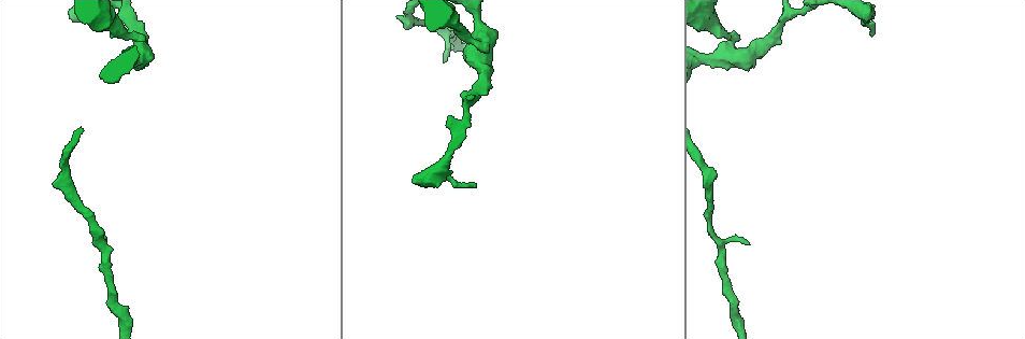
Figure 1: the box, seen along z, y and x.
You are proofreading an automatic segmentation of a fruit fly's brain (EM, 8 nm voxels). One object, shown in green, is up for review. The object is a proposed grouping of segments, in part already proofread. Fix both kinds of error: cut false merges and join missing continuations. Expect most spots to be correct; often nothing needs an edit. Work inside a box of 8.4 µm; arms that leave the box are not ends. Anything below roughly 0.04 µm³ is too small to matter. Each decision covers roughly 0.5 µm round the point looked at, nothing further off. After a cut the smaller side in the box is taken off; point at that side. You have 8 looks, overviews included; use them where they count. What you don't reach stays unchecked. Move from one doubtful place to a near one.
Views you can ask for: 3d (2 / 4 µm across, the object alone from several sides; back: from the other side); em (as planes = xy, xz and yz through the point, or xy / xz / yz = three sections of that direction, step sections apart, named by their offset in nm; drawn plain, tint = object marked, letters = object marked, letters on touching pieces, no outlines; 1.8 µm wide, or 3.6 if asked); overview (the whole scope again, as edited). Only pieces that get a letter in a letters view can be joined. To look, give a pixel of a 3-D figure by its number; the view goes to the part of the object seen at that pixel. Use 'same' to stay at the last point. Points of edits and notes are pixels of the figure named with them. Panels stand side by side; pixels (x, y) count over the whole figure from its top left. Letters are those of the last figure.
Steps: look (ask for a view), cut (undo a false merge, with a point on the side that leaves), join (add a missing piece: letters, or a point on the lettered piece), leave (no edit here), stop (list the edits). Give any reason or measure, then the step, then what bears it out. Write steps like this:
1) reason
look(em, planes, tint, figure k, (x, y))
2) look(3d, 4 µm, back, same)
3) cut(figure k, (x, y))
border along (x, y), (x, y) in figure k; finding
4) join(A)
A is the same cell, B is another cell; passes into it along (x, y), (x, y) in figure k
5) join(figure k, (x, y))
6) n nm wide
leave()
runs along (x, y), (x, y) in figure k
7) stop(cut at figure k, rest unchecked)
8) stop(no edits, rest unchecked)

branch point
look(3d, 4 µm, figure 1, (486, 42))

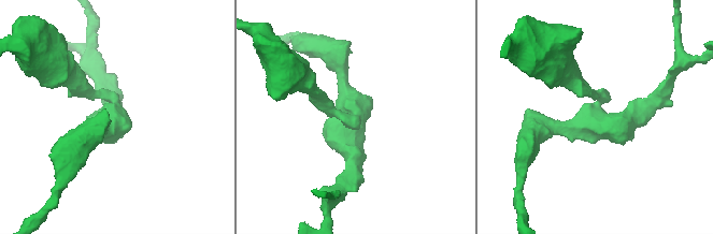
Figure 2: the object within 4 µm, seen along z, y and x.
3 arms; arms of 200, 200, 340 nm; shape alone is not enough
look(em, yz, step 16, tint, figure 2, (116, 121))

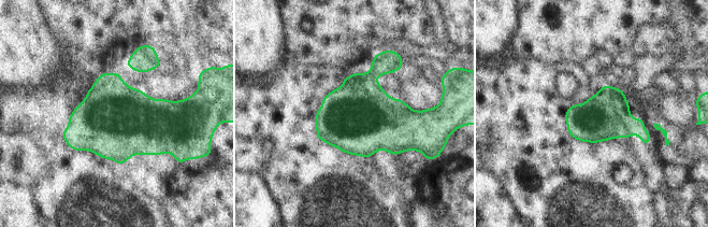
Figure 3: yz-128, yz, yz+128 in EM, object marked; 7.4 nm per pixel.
cut it another way
look(em, planes, letters, same)

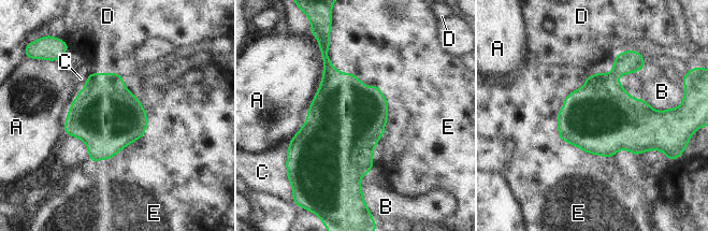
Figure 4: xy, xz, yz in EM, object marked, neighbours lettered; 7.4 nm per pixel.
cut(figure 4, (631, 61))
A, B, C, D and E are other cells; border along (610, 72), (617, 77) in figure 4; two cells meet here

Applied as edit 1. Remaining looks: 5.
see it whole again
look(overview)

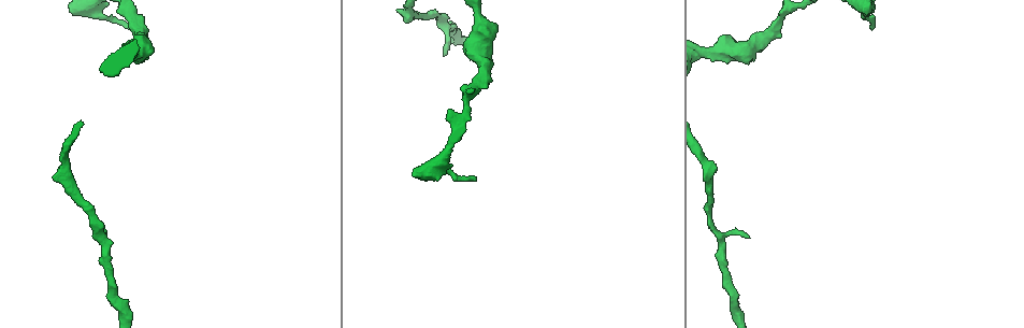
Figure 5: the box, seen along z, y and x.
thin end
look(em, planes, letters, figure 5, (870, 26))

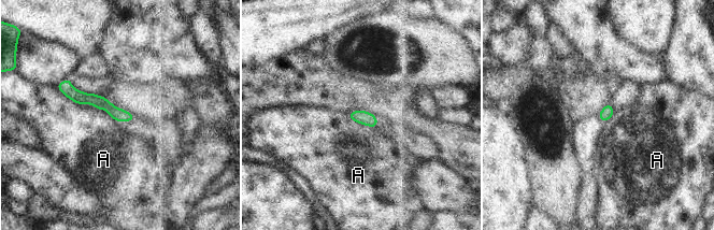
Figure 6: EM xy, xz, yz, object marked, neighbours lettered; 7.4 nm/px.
90 nm wide; A touches over 260 nm
leave()
A is another cell; none of them fits

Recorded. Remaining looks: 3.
branch stops here
look(em, yz, step 16, tint, figure 5, (749, 237))

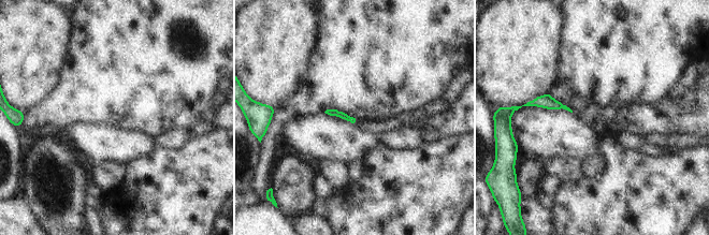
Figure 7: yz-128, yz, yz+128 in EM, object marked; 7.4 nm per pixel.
another direction
look(em, planes, letters, same)

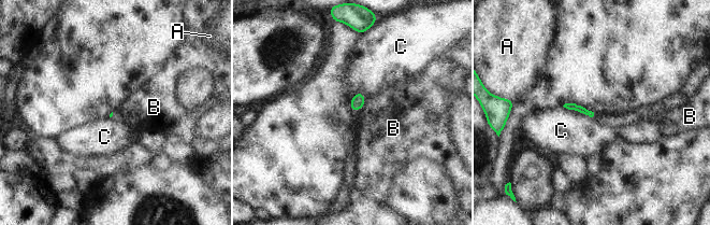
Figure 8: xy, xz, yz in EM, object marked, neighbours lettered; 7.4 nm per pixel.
leave()
A, B and C are other cells; border along (563, 106), (584, 113), (590, 117) in figure 8; no lettered piece goes on from it

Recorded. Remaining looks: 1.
stop(cut at figure 4, rest unchecked)

